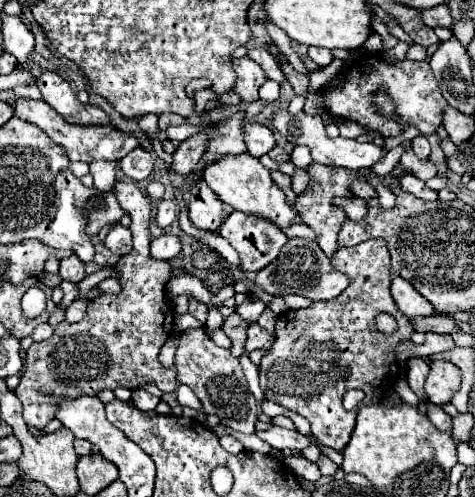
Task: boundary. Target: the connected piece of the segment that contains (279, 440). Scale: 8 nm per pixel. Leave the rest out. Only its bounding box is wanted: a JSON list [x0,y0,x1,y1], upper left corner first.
[258,427,310,451]

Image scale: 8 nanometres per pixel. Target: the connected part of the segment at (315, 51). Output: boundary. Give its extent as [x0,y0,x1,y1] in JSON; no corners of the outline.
[308,47,334,67]

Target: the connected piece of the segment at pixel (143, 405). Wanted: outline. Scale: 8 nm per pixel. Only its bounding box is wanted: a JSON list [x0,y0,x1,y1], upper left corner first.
[132,389,160,411]

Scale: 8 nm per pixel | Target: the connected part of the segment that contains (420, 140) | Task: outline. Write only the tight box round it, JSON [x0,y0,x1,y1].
[412,135,430,159]

